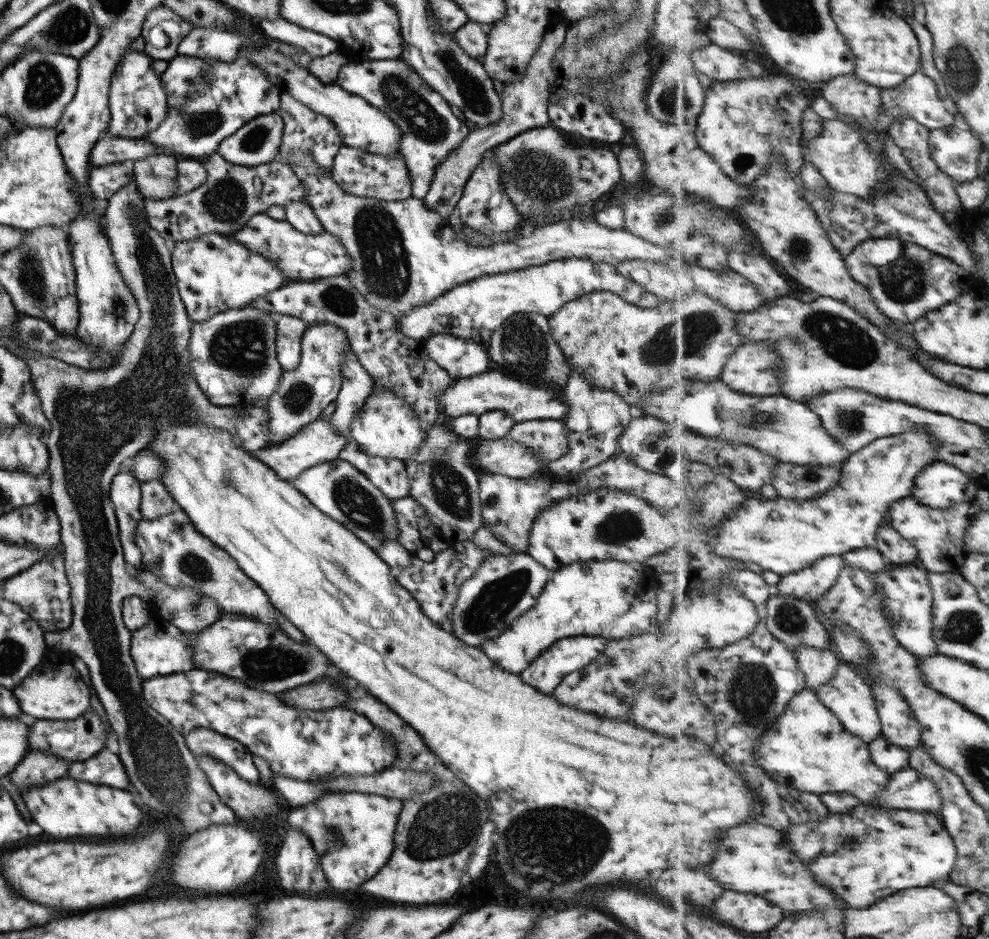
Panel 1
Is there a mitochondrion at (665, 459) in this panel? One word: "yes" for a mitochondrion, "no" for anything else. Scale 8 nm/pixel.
no

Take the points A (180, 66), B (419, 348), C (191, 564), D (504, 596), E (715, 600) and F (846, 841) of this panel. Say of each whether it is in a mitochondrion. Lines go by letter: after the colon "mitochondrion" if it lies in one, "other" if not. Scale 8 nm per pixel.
A: other
B: other
C: mitochondrion
D: mitochondrion
E: other
F: mitochondrion

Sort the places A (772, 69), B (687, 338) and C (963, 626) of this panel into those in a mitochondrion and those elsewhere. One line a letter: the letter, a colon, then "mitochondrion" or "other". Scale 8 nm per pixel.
A: other
B: mitochondrion
C: mitochondrion

